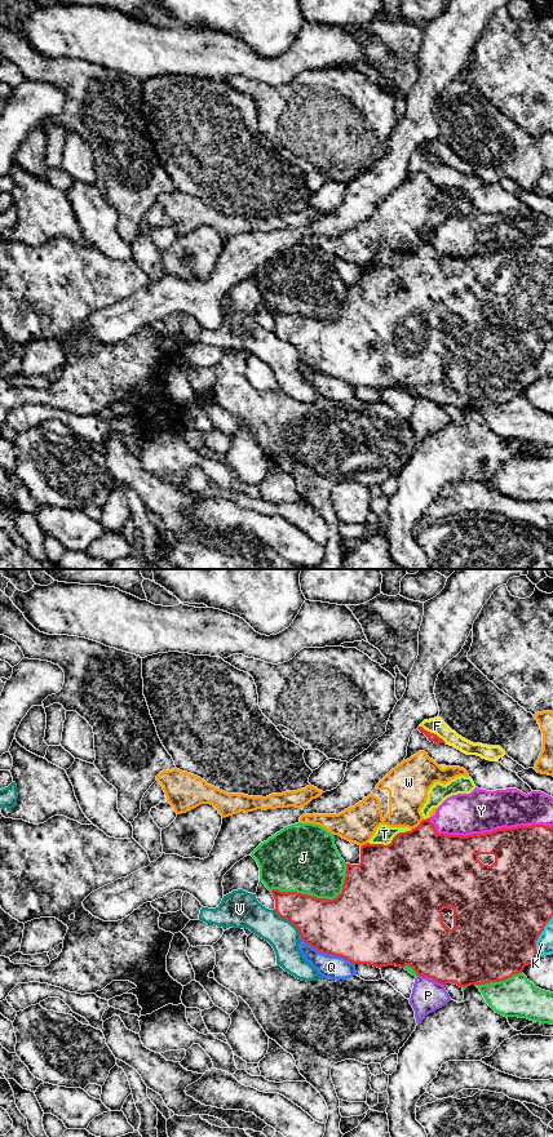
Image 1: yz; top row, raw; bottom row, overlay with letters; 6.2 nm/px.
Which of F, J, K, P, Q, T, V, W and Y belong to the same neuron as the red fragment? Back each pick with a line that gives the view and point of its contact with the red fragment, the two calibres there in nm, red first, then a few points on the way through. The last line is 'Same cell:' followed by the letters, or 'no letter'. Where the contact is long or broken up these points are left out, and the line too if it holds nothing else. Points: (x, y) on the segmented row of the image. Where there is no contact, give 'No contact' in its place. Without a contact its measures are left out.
Same cell: no letter

